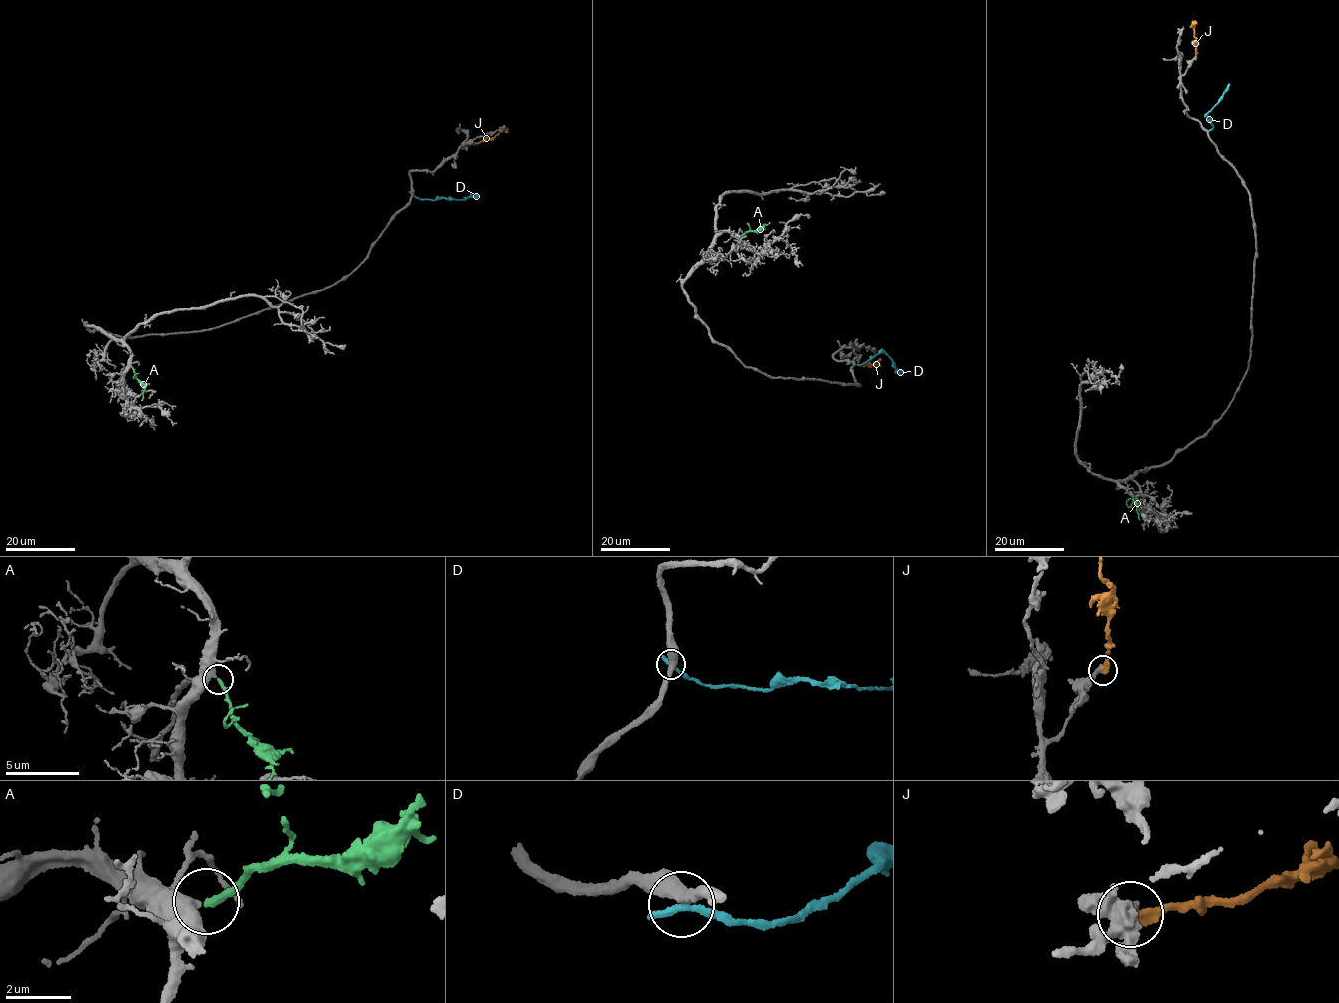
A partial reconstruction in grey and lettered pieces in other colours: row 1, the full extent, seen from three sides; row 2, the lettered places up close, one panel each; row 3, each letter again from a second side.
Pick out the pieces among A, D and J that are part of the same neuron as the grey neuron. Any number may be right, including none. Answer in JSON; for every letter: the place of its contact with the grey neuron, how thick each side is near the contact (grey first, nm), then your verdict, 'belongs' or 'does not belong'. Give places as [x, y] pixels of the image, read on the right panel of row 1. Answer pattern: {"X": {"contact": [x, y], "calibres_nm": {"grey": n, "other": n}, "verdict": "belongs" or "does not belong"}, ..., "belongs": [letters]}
{"A": {"contact": [1133, 495], "calibres_nm": {"grey": 600, "other": 240}, "verdict": "belongs"}, "D": {"contact": [1207, 131], "calibres_nm": {"grey": 360, "other": 260}, "verdict": "does not belong"}, "J": {"contact": [1194, 58], "calibres_nm": {"grey": 320, "other": 280}, "verdict": "does not belong"}, "belongs": ["A"]}

